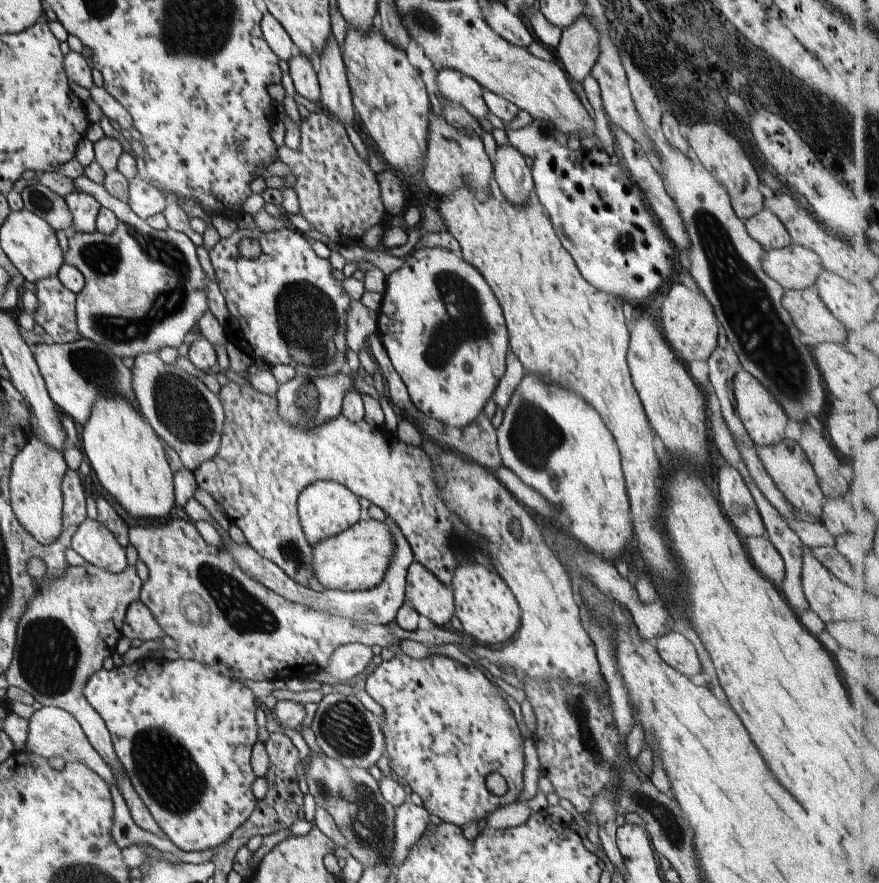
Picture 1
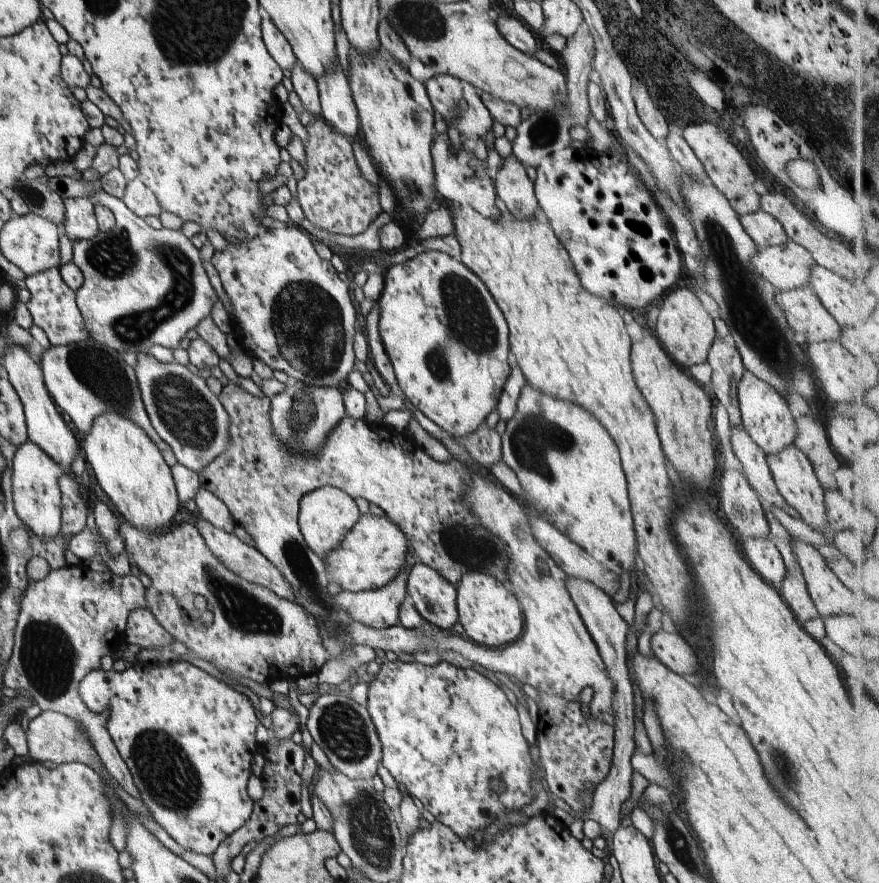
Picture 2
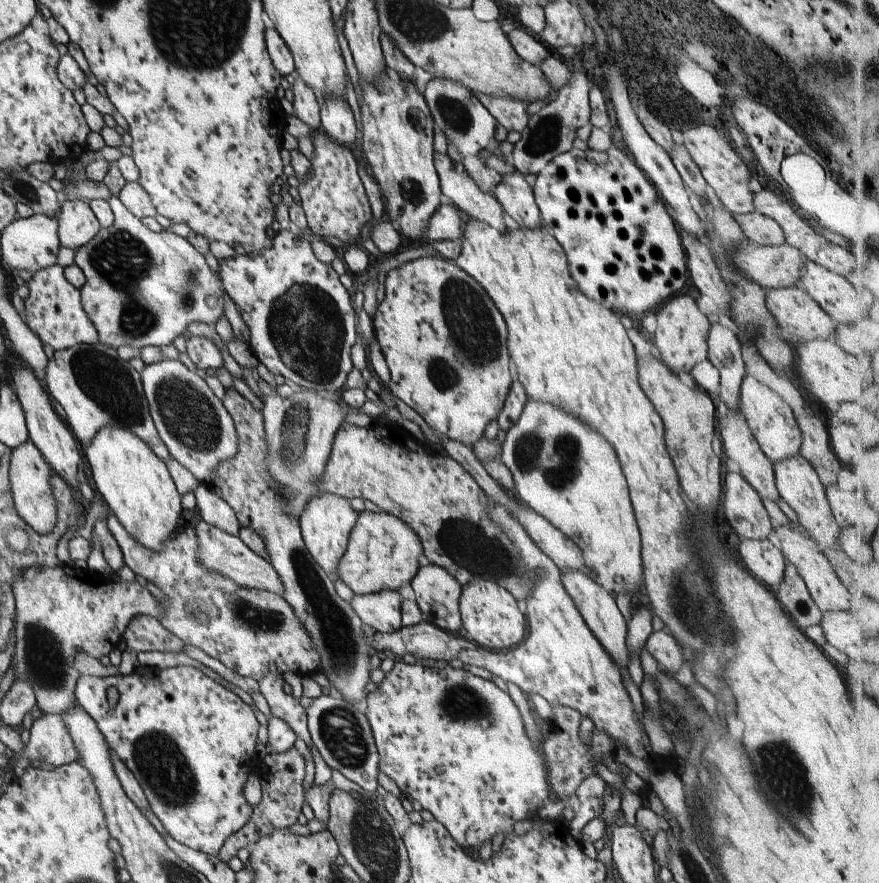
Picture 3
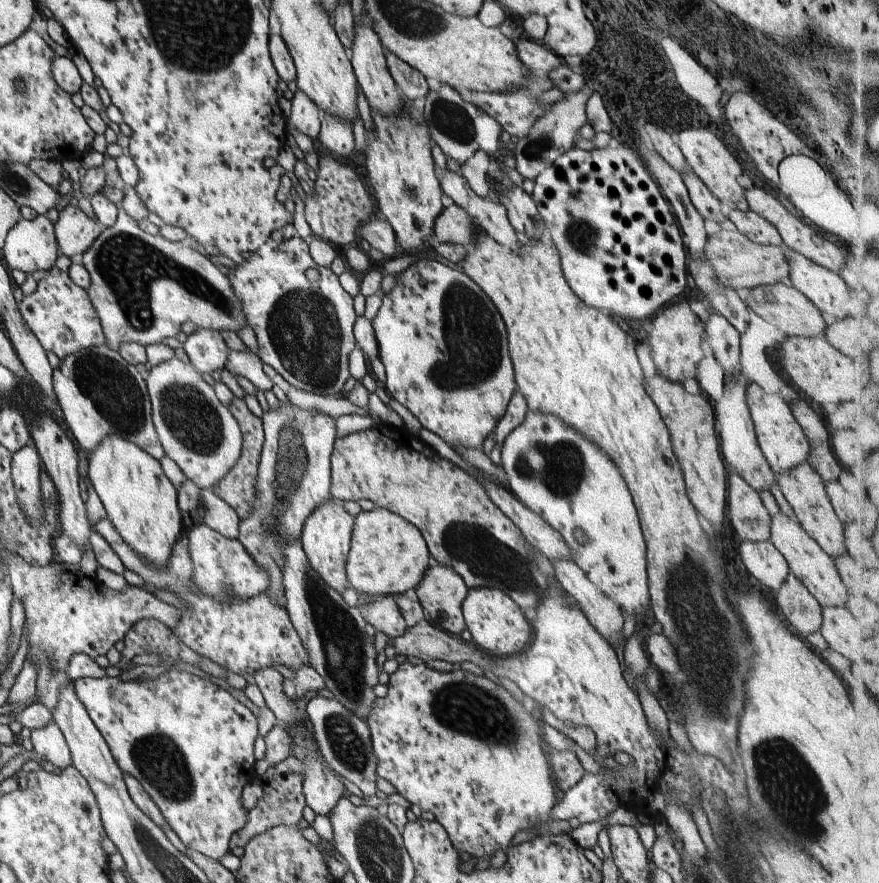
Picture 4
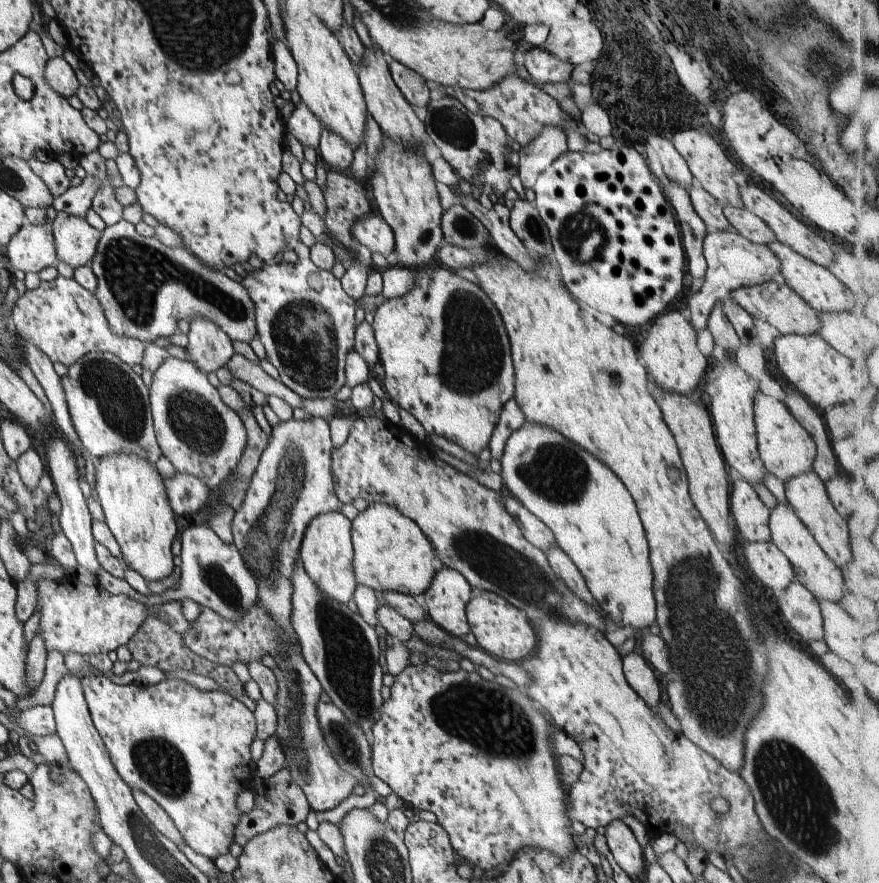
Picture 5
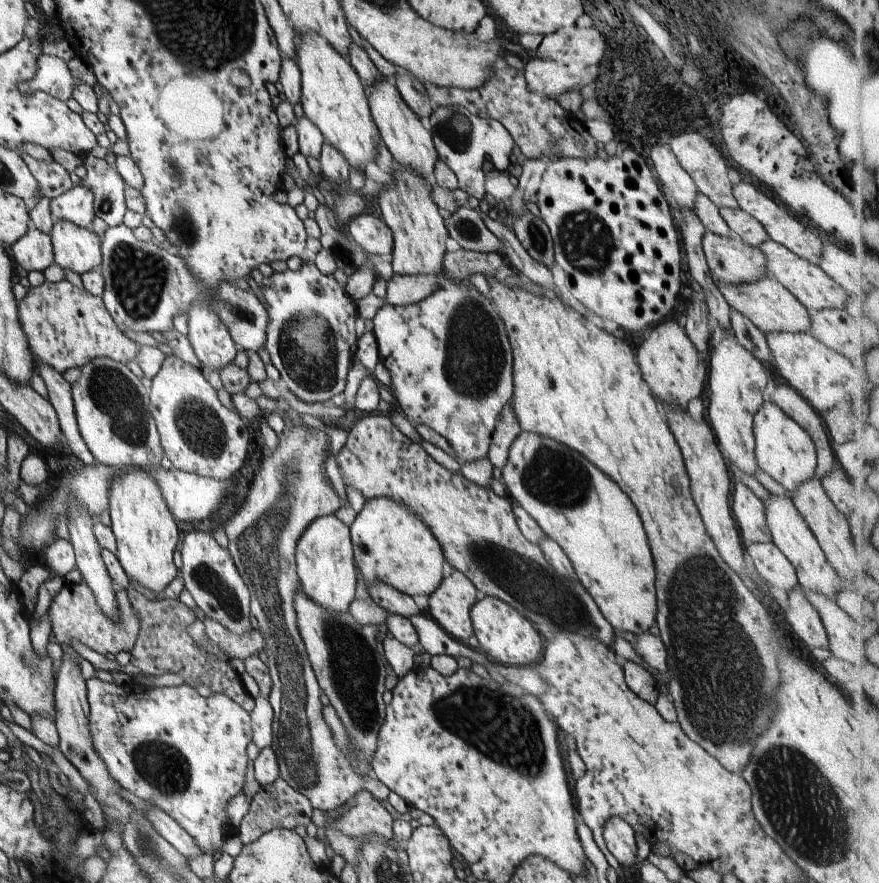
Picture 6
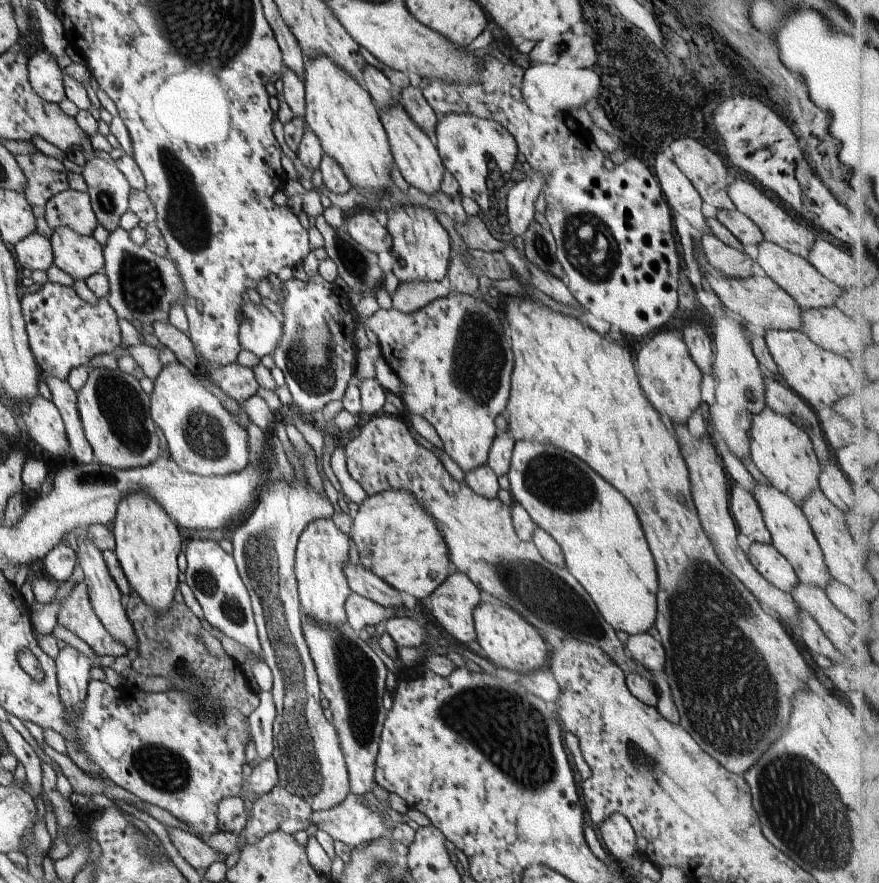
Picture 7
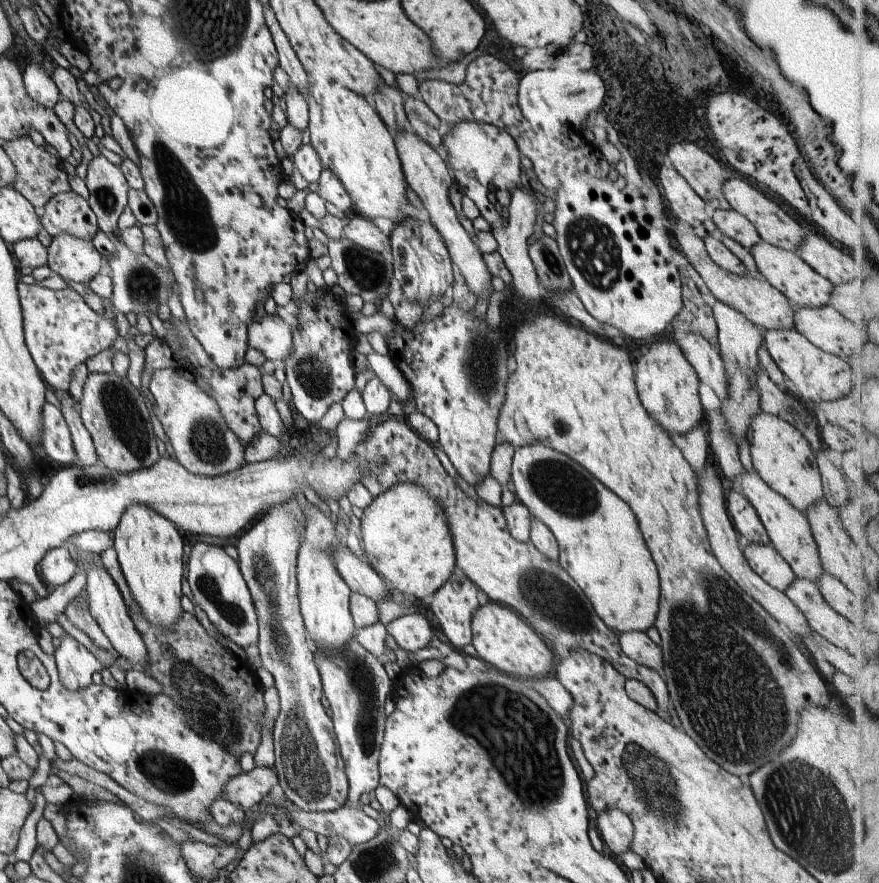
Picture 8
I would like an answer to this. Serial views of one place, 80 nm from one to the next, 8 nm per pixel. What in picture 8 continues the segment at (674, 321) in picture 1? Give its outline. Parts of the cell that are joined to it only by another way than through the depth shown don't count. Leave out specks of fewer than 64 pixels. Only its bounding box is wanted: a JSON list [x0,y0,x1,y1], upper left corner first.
[635,339,704,435]

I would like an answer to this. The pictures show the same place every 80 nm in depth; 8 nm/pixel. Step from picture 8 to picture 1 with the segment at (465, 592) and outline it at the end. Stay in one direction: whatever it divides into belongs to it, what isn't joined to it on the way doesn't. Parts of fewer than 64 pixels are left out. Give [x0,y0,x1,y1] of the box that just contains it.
[405,561,456,626]

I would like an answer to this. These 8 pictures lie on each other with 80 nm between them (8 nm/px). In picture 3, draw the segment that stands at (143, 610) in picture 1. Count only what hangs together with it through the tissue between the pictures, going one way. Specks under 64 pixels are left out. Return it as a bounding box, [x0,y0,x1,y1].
[123,615,184,654]

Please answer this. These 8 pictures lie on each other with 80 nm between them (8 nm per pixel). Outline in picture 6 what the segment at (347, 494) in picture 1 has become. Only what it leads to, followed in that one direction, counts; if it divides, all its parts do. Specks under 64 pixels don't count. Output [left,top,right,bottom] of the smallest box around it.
[297,515,356,612]

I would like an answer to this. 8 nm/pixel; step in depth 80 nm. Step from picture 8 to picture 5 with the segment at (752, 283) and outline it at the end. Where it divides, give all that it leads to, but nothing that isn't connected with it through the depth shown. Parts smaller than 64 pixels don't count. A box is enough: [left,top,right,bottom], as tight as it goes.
[730,279,821,336]

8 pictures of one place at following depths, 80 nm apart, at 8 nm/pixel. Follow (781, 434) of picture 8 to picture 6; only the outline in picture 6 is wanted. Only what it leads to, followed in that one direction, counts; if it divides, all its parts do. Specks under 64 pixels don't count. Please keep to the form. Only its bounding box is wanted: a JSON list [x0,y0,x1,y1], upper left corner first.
[753,399,817,494]

